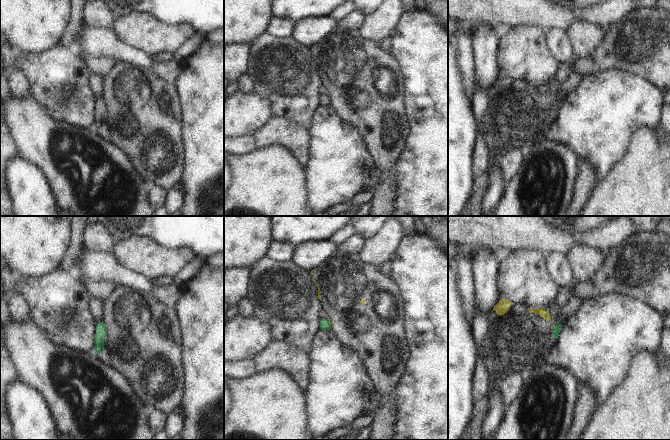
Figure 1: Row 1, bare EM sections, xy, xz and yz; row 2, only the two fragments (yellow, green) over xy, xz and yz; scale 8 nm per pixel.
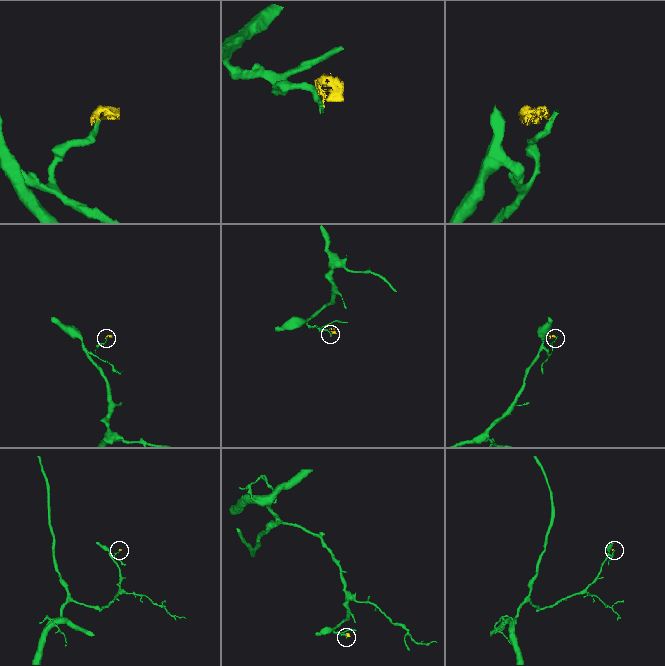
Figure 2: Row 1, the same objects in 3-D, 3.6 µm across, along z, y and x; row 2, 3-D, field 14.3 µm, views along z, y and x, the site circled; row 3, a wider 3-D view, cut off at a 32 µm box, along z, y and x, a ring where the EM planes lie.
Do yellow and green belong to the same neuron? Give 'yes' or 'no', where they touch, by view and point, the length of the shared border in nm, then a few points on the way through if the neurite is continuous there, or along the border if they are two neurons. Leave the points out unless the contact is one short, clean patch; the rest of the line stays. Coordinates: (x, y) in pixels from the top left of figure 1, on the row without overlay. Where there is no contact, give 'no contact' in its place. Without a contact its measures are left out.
no; meets yellow in xz at (330, 98); contact 60 nm long; border along xz (327, 95), (330, 101)

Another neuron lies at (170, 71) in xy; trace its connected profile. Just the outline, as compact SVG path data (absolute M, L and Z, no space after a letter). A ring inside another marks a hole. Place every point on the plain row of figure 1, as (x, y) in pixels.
M172 60L163 64L155 64L153 71L162 79L176 85L182 73L183 62Z

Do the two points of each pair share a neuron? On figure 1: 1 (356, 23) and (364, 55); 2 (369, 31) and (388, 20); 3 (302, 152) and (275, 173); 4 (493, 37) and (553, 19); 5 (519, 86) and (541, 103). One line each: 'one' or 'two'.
1: two
2: one
3: two
4: two
5: one

